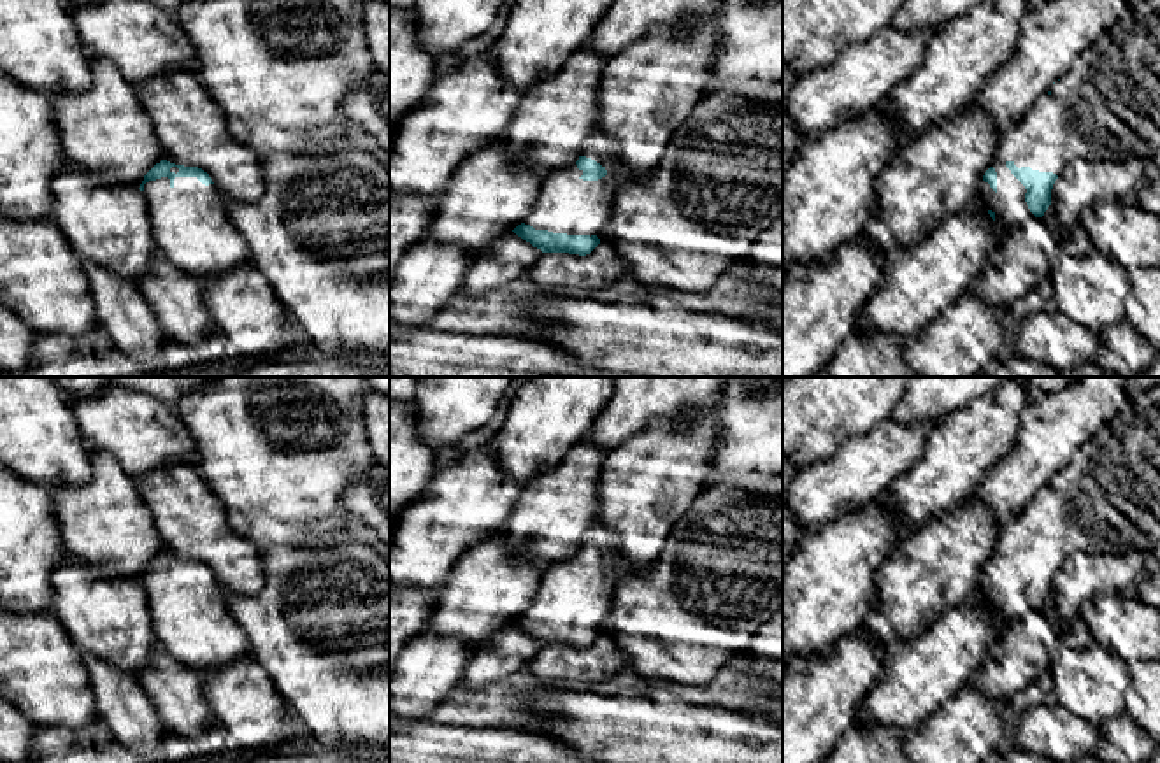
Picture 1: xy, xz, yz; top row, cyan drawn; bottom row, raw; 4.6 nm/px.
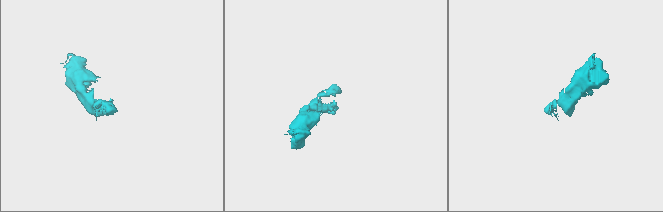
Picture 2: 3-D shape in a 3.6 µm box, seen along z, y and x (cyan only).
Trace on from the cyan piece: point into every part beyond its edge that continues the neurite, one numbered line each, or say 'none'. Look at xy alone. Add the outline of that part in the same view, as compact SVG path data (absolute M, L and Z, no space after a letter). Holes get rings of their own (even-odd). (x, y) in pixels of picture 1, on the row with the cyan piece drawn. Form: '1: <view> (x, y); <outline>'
1: xy (193, 232); M161 177L144 184L158 246L172 265L198 281L214 281L251 261L242 232L228 217L216 184Z

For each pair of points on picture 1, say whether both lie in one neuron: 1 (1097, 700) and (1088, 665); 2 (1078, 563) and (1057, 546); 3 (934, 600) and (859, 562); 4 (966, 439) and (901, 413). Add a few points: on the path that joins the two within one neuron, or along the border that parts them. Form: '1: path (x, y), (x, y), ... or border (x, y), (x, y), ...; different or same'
1: path (1097, 691), (1097, 679), (1092, 674); same
2: border (1076, 549), (1059, 569); different
3: border (902, 539), (878, 570), (876, 606), (871, 611); different
4: border (967, 404), (929, 428); different

